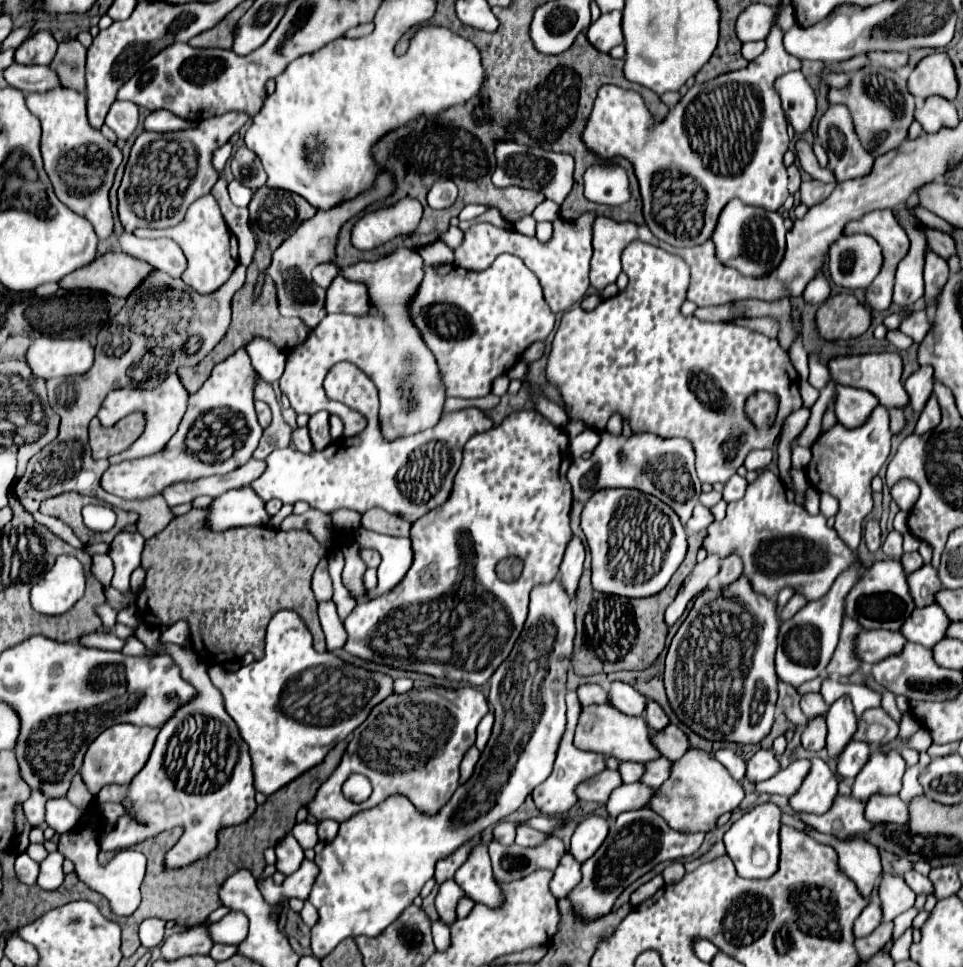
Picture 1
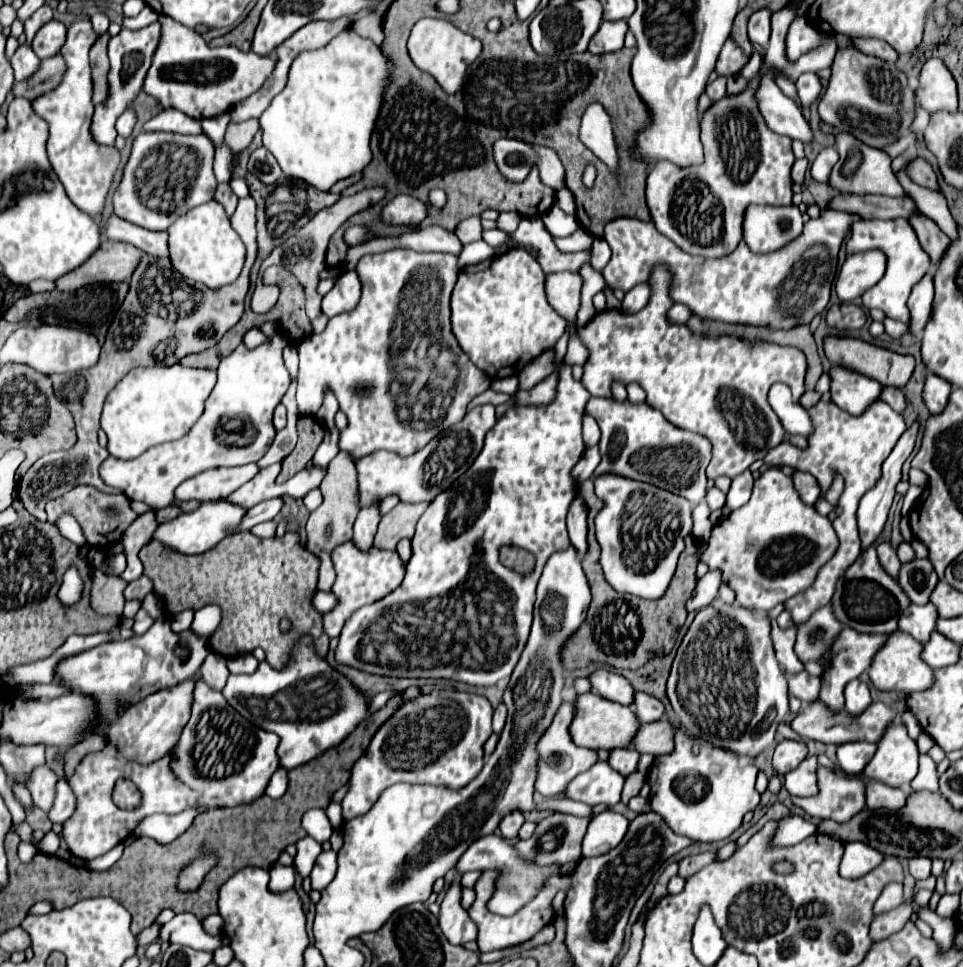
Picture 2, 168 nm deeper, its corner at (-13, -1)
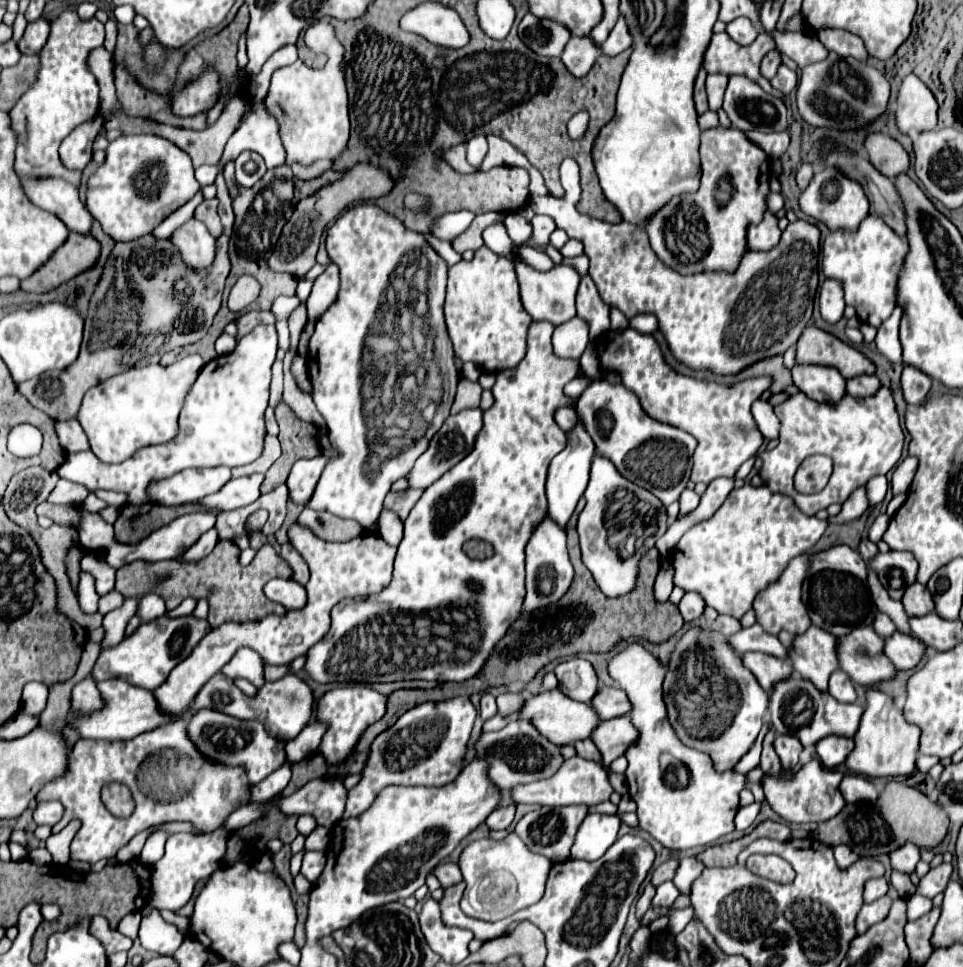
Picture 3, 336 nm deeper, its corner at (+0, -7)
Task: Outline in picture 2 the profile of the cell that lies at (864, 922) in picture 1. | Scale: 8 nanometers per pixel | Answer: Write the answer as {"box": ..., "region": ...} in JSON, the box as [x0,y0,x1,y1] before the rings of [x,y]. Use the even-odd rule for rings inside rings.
{"box":[875,883,903,915],"region":[[[897,883],[897,885],[887,885],[881,893],[881,897],[877,899],[875,903],[875,915],[879,913],[887,913],[895,907],[899,907],[903,903],[903,885]]]}

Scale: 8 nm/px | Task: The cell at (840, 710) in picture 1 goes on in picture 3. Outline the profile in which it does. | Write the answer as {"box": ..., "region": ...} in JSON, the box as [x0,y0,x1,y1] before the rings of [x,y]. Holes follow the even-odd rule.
{"box":[828,669,856,703],"region":[[[840,669],[834,671],[834,675],[830,675],[830,687],[828,693],[838,699],[840,703],[854,703],[856,701],[856,691],[854,691],[854,683],[850,681],[850,677],[846,673],[842,673]]]}

